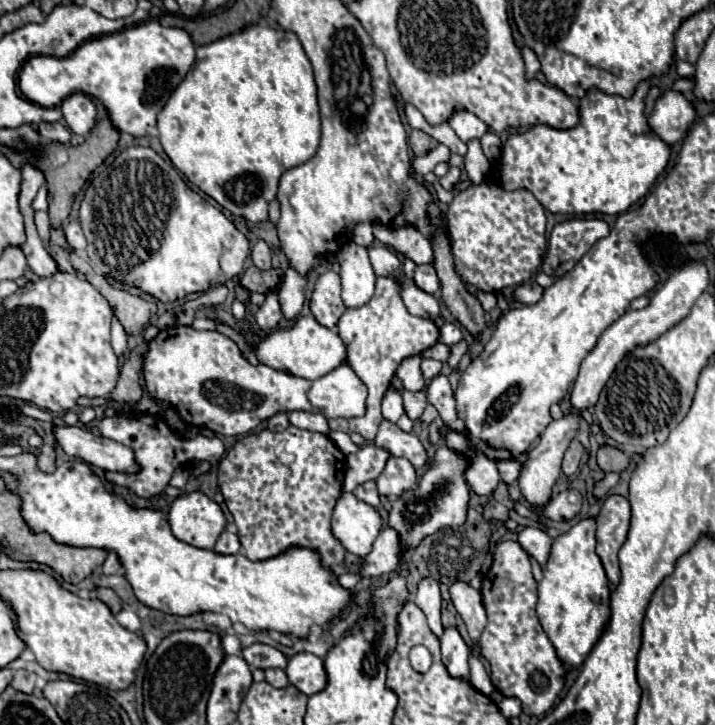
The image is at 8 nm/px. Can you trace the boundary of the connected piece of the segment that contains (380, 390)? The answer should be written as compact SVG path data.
M377 278L373 298L361 308L347 308L341 320L337 322L337 332L347 348L347 366L359 376L359 380L367 386L367 410L365 416L359 418L333 418L329 420L331 430L341 432L359 432L365 440L375 440L377 428L383 422L381 416L381 400L389 390L391 378L399 364L409 358L417 356L423 350L431 348L439 338L439 328L425 318L411 316L405 304L399 298L397 282L391 278Z

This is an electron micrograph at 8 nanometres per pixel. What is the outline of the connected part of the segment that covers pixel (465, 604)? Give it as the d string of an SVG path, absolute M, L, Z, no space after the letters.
M455 582L451 588L451 600L457 608L457 612L461 614L469 638L473 642L471 646L471 656L481 656L481 648L479 648L479 636L487 624L487 616L485 616L485 608L483 608L483 600L481 600L481 592L471 588L465 582Z

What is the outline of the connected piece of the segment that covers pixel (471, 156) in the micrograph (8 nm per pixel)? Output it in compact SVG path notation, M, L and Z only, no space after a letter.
M469 140L467 146L469 146L469 152L465 154L465 176L463 178L477 186L485 180L485 174L487 174L491 164L485 158L485 154L481 152L479 140Z

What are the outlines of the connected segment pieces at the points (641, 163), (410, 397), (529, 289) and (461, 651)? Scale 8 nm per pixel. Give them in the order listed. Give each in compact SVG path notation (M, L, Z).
M649 80L637 84L631 98L609 96L599 90L589 90L579 100L579 124L567 130L557 130L547 124L531 126L523 134L513 134L501 148L497 162L497 182L505 190L525 188L541 202L547 212L581 216L581 214L623 214L627 208L647 194L651 184L663 172L669 160L669 146L661 142L643 116L643 100L651 88Z
M423 388L423 390L419 390L419 392L407 392L407 390L405 390L403 402L405 402L405 412L407 412L407 416L409 416L411 420L417 420L417 418L423 414L425 406L429 404L429 402L427 402L427 388Z
M525 282L525 284L521 284L521 286L517 286L513 290L513 298L517 302L521 302L521 304L535 304L535 302L539 302L541 294L543 294L543 288L539 284L535 284L535 282Z
M455 626L445 628L441 636L441 656L443 664L447 666L451 676L457 678L469 678L469 646L465 644L463 636Z

